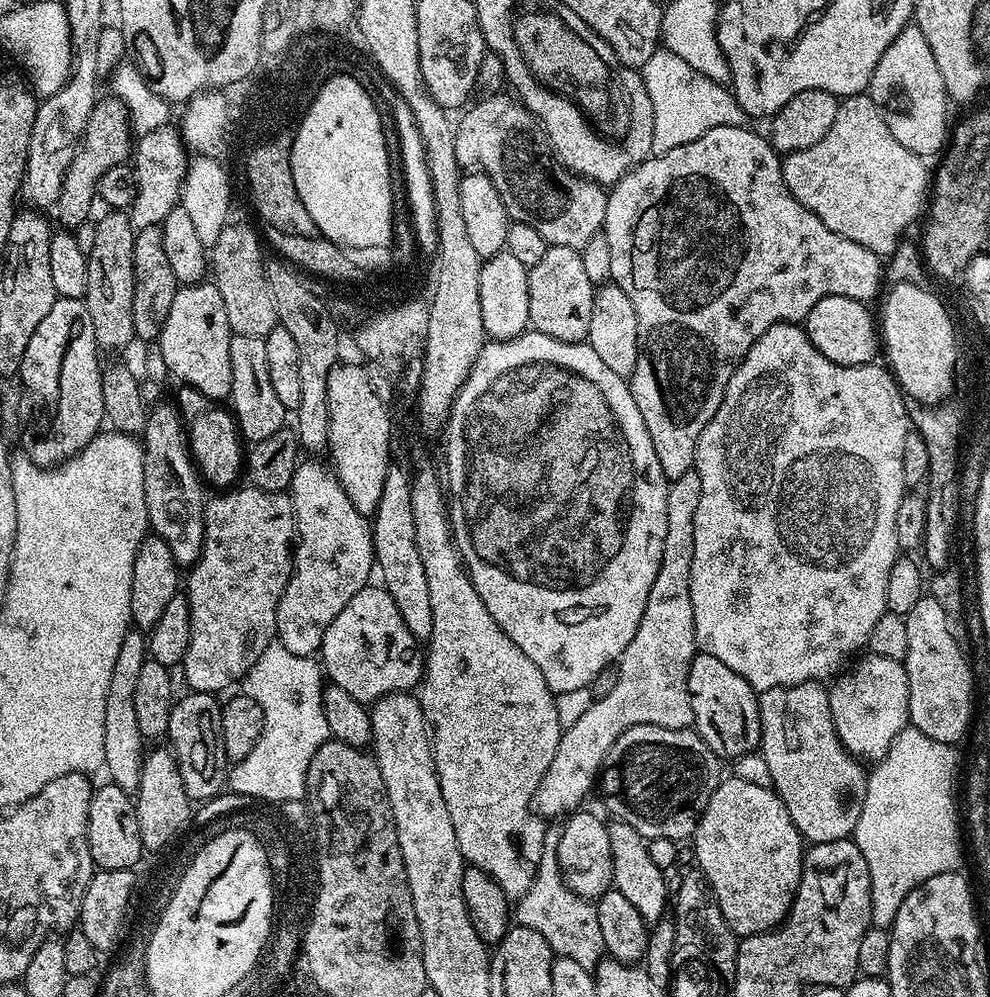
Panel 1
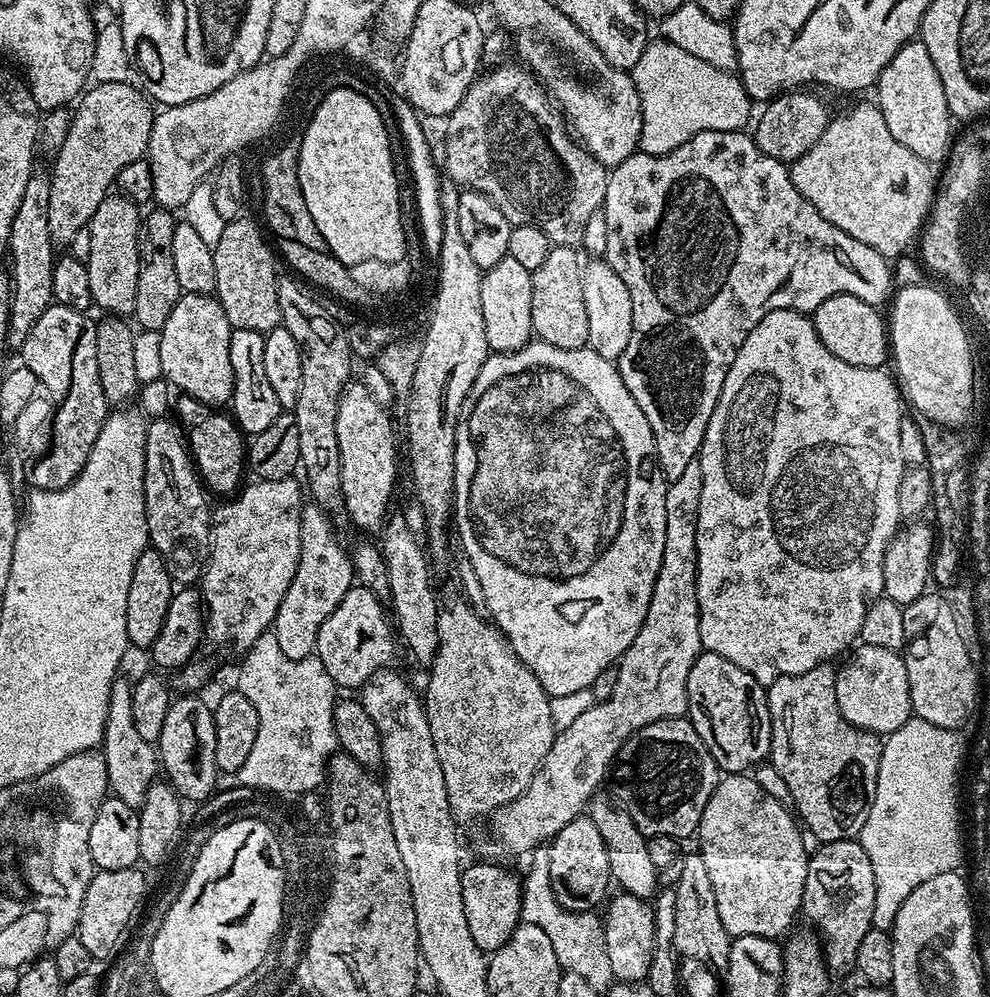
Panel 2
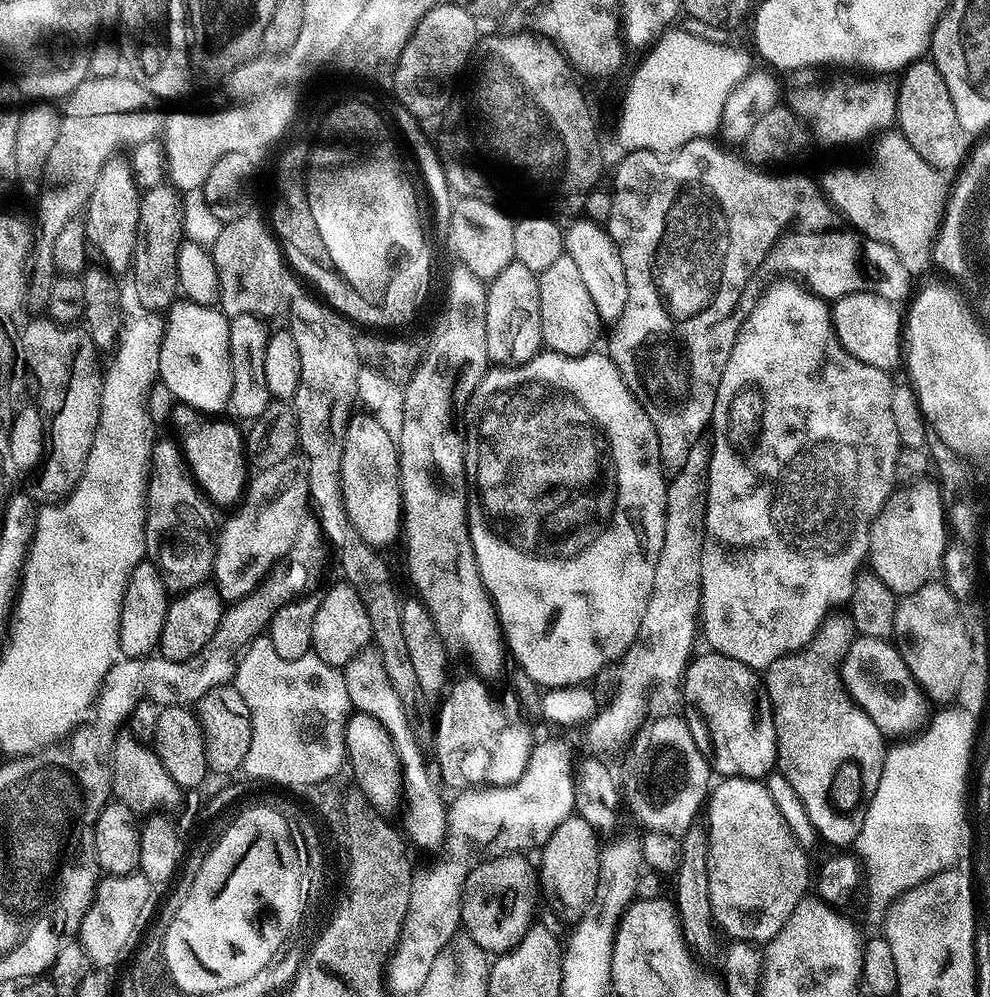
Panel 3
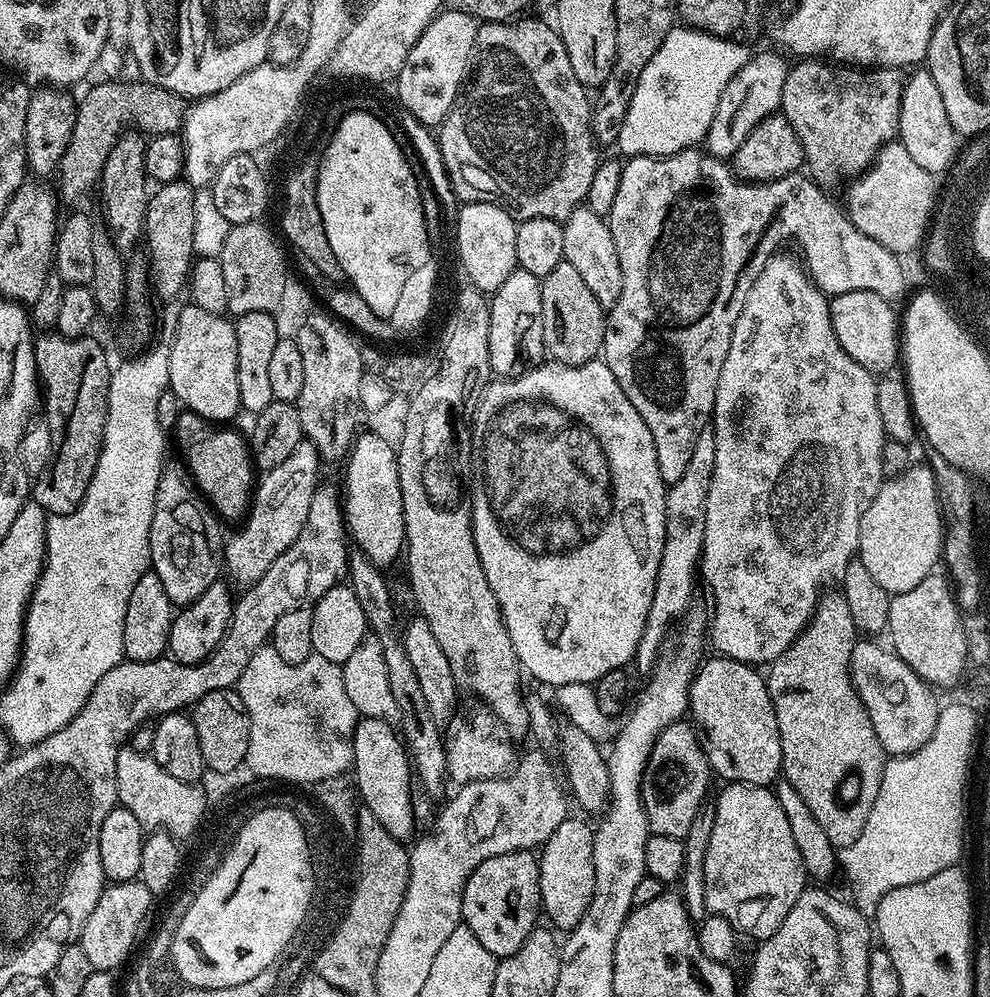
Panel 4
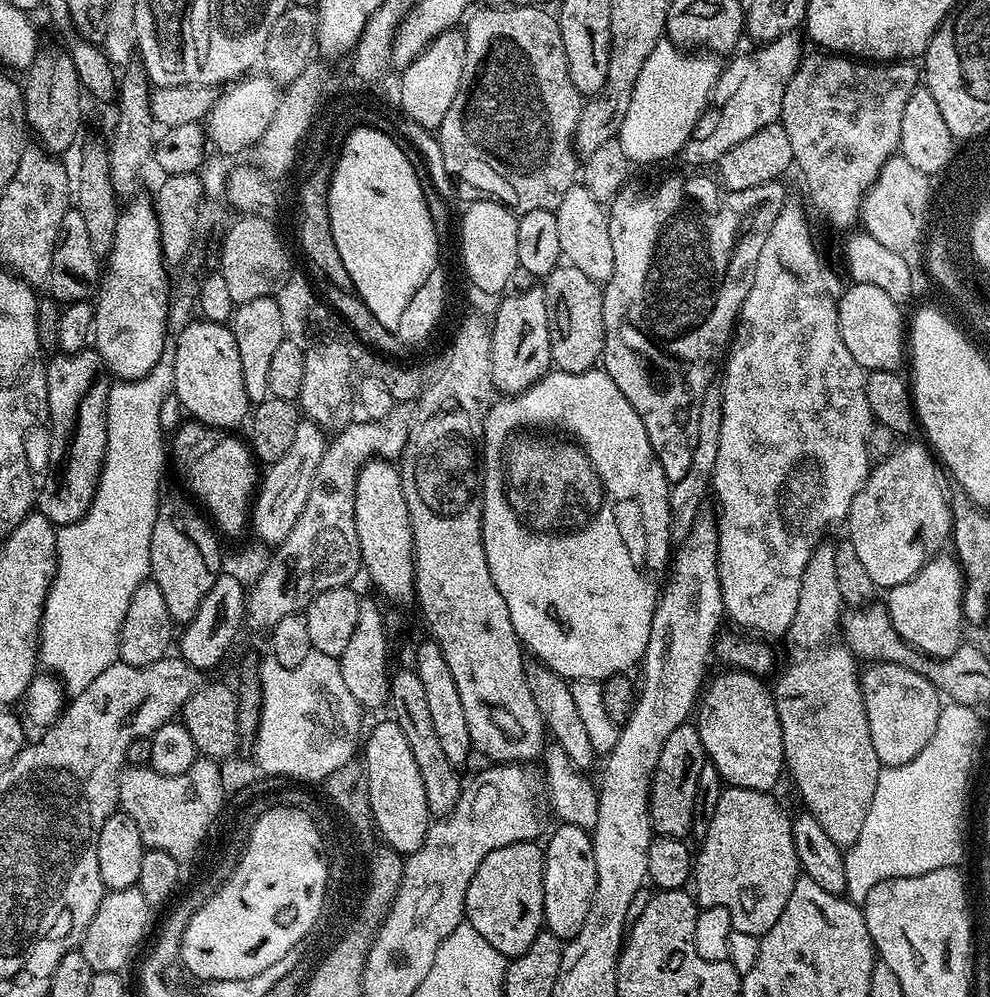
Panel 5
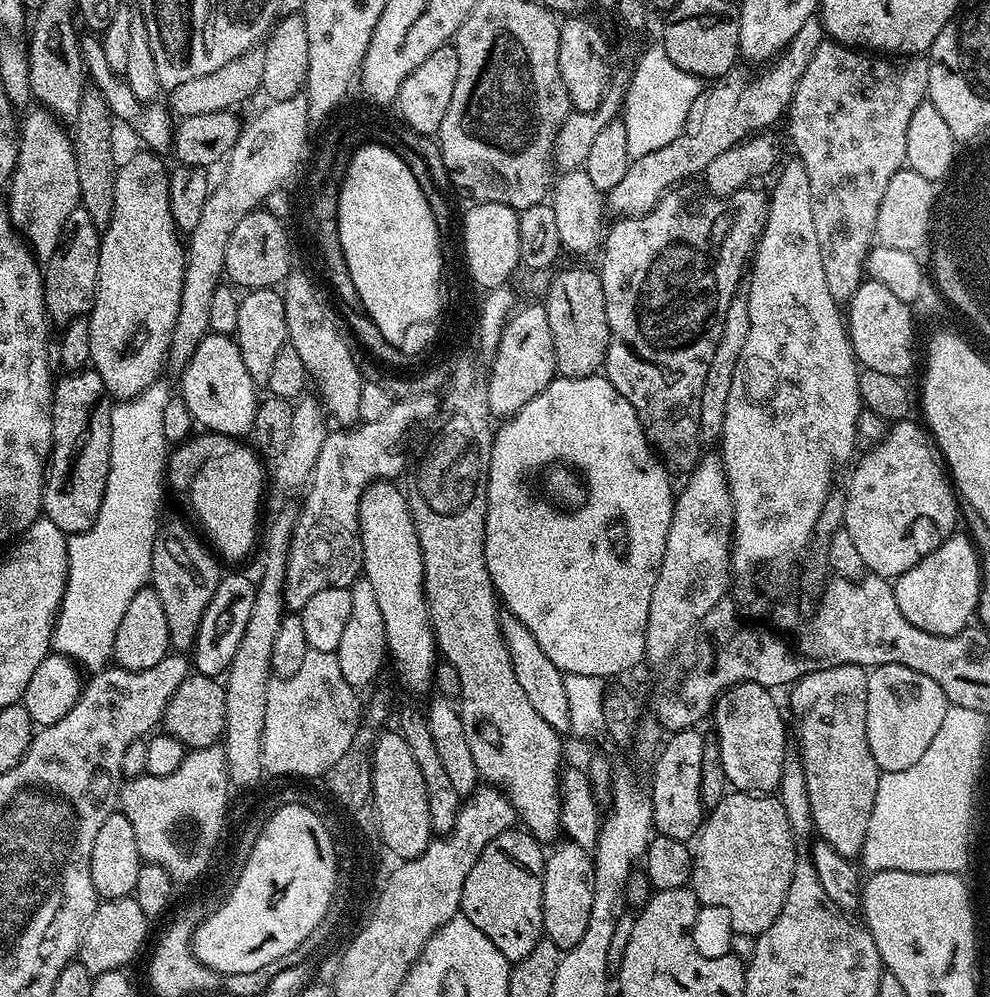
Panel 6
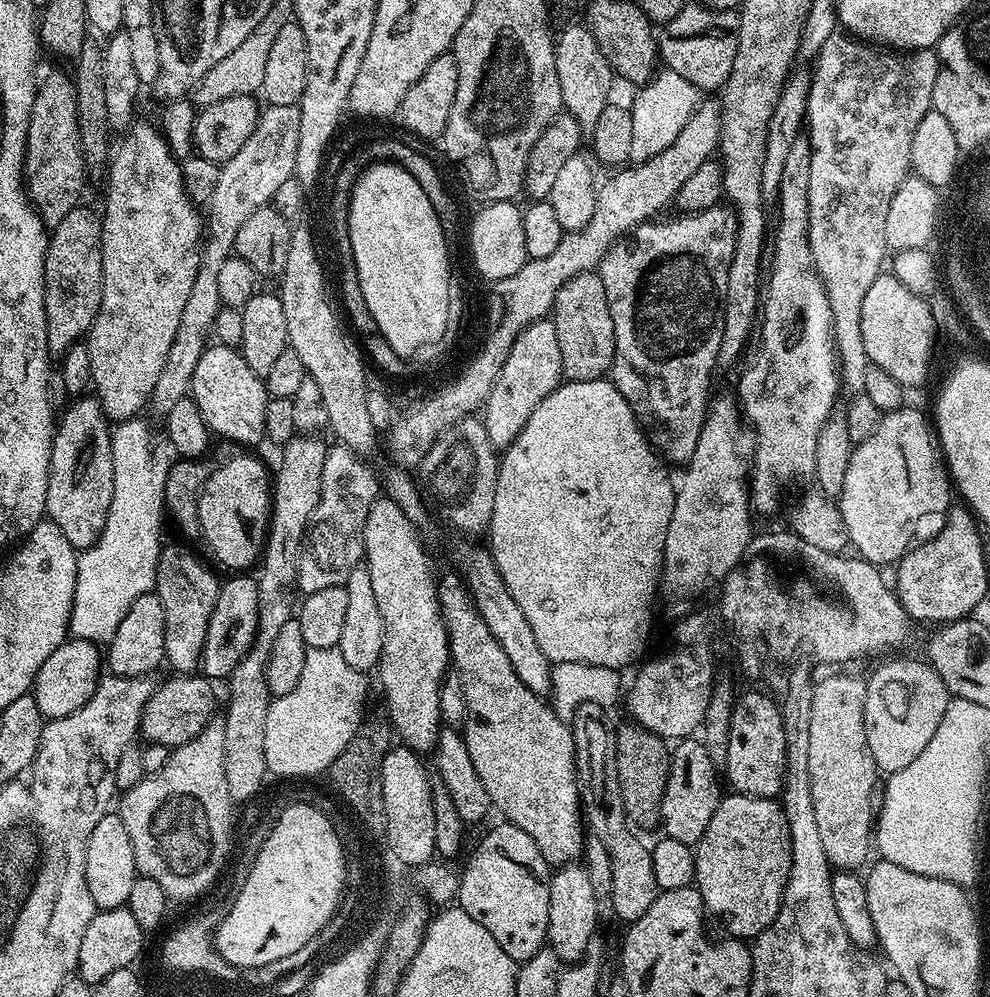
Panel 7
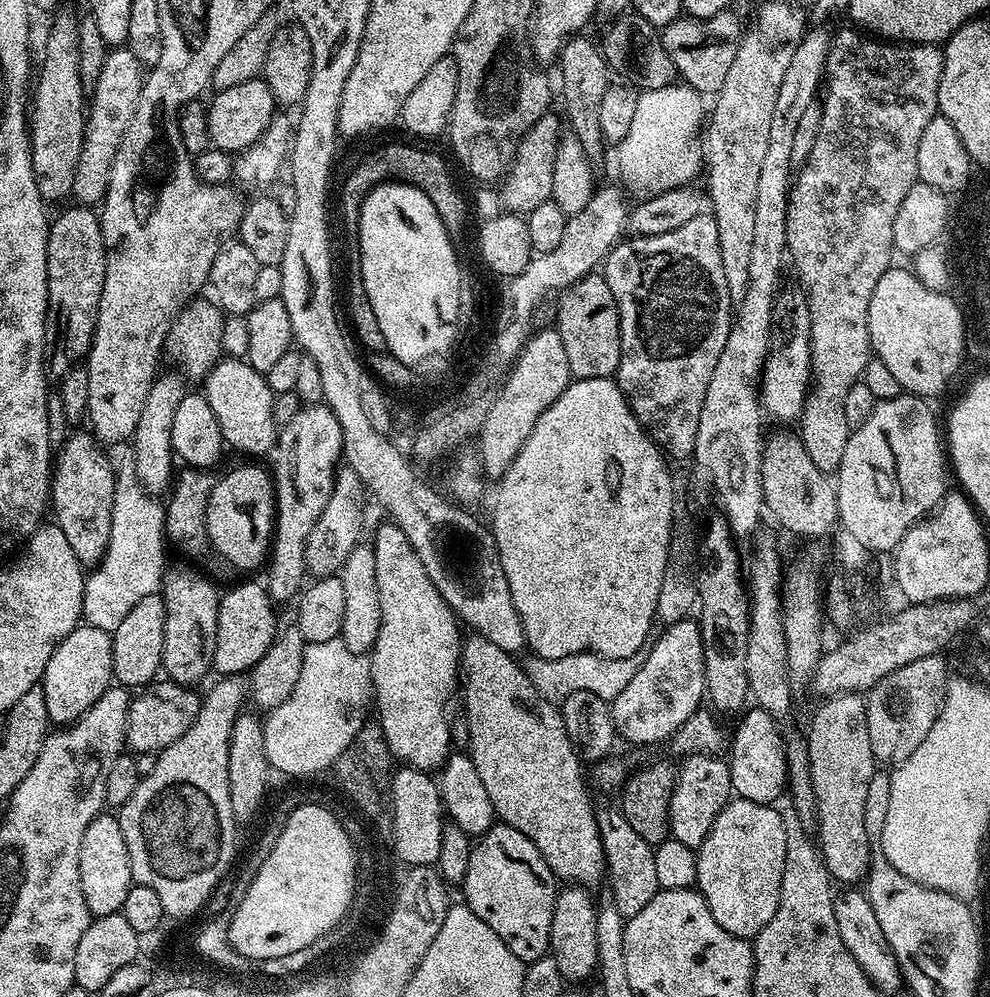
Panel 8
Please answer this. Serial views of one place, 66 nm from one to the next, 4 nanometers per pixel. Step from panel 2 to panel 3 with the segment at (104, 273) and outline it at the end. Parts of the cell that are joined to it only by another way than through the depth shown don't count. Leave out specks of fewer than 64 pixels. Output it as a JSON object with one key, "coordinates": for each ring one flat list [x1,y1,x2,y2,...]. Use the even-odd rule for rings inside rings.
{"coordinates":[[115,158,103,170,94,188,88,208,82,217,84,232,93,253,104,259,103,267,109,273,124,272,133,267,138,255,140,231,140,198,142,190,132,177,132,165,127,159]]}

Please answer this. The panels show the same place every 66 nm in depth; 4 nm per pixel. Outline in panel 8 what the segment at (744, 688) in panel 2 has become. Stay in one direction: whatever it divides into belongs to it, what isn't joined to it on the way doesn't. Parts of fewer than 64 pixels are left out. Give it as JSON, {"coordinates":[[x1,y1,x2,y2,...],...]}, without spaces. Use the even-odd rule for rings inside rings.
{"coordinates":[[758,706,750,708,743,713,745,716,741,718,736,733,730,736,732,753,727,753,726,759,732,779,732,790,739,799,775,805,776,799,785,795,788,782,784,738,777,721,773,720,770,714,766,714,766,710]]}

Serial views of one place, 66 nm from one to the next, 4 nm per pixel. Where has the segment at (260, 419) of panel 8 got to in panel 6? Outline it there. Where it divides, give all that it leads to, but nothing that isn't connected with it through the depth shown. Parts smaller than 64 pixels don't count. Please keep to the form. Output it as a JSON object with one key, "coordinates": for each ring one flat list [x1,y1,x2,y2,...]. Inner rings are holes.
{"coordinates":[[204,336,178,378,179,399,186,402,193,421,201,429,237,438,251,433,258,403,258,386,242,363,242,354,232,336]]}

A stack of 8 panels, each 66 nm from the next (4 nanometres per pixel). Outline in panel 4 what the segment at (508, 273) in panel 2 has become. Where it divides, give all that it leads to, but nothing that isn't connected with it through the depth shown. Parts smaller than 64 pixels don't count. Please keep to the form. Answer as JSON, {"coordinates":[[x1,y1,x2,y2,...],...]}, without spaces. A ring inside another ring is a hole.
{"coordinates":[[517,267,515,272,498,286,498,290,490,296,490,334,488,345,490,346,490,366,493,373,500,378,521,376,524,372,536,368,545,363,546,353,544,339,542,338,542,290,540,289,541,277,530,274,526,270]]}

